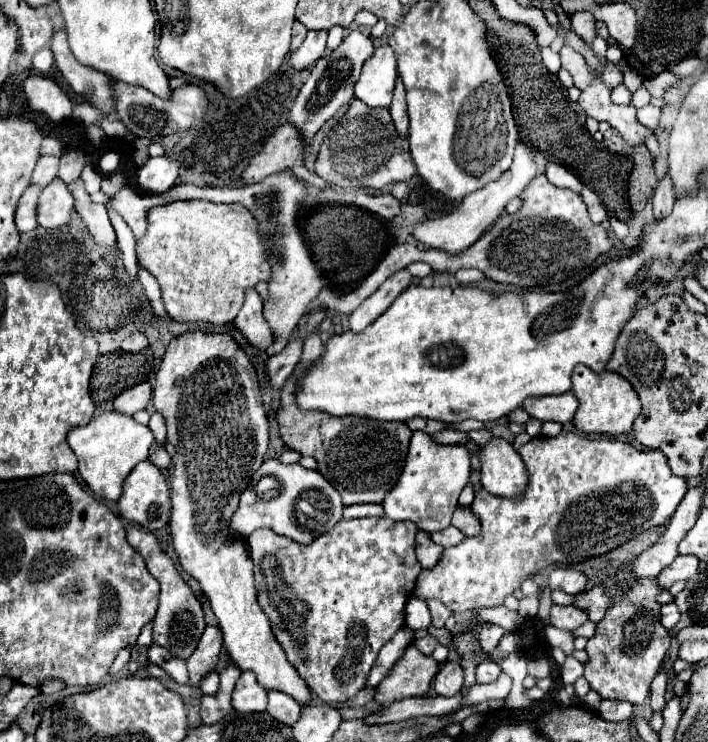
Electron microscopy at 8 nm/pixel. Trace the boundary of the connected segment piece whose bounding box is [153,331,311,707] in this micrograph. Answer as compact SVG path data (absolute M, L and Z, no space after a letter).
M187 331L175 337L161 361L157 371L157 383L153 391L155 411L167 419L167 453L171 455L169 465L169 487L171 487L171 537L173 547L179 555L181 567L201 583L205 595L211 601L211 609L219 619L219 629L223 633L225 649L241 671L253 671L257 681L265 689L279 689L295 697L303 707L309 705L311 693L293 665L287 661L285 651L277 643L269 617L257 603L257 593L253 585L253 561L245 539L237 541L229 537L229 517L237 511L239 497L249 485L249 475L253 475L263 459L269 445L269 421L267 411L261 401L259 381L255 369L245 355L245 351L231 339L231 335L213 335L205 331Z

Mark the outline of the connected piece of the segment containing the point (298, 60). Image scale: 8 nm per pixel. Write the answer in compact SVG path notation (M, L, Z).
M309 31L303 45L295 53L291 53L289 65L297 71L313 67L325 55L325 41L327 41L325 31Z

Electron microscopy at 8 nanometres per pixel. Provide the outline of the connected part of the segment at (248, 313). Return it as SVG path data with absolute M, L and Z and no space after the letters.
M247 289L245 305L235 317L235 327L247 337L253 347L261 351L267 351L267 347L275 341L275 335L263 317L263 303L255 289Z

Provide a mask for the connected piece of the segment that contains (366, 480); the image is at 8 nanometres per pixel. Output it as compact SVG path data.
M317 333L309 335L303 345L301 361L281 389L277 409L281 439L289 449L301 455L309 455L317 461L317 471L341 493L345 505L381 503L403 471L411 429L407 425L393 425L393 421L369 421L367 417L329 417L329 413L301 413L293 401L293 389L297 389L301 373L305 373L305 369L309 369L309 365L321 357L321 349L325 349L321 337Z

